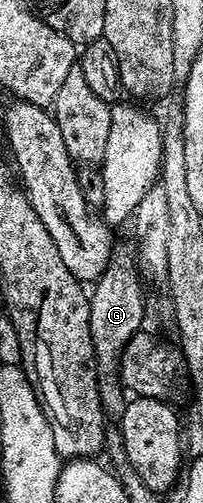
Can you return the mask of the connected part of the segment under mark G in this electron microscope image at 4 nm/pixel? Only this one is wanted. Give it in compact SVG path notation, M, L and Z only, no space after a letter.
M114 252L103 275L97 278L89 293L89 326L93 350L97 356L97 372L100 374L97 378L99 395L101 406L109 415L120 414L127 404L127 393L118 376L121 352L136 333L142 332L144 325L141 324L145 321L145 297L141 294L138 266L134 254L129 253Z

